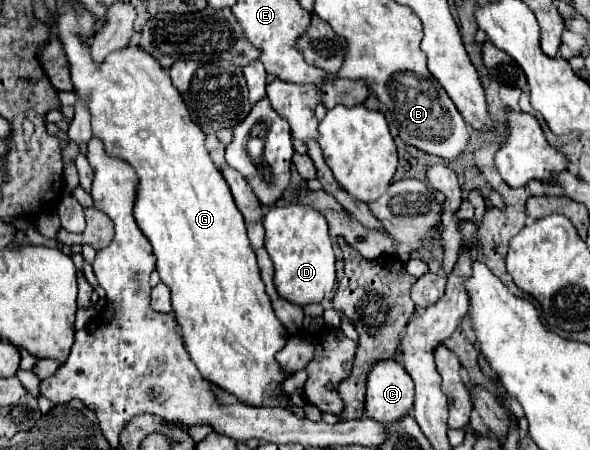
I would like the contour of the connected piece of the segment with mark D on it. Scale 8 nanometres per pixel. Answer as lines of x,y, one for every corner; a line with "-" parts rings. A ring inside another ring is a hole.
288,204
282,208
270,208
262,222
266,228
264,246
276,268
274,284
278,294
296,306
322,302
324,296
336,286
334,248
324,216
314,212
314,208

